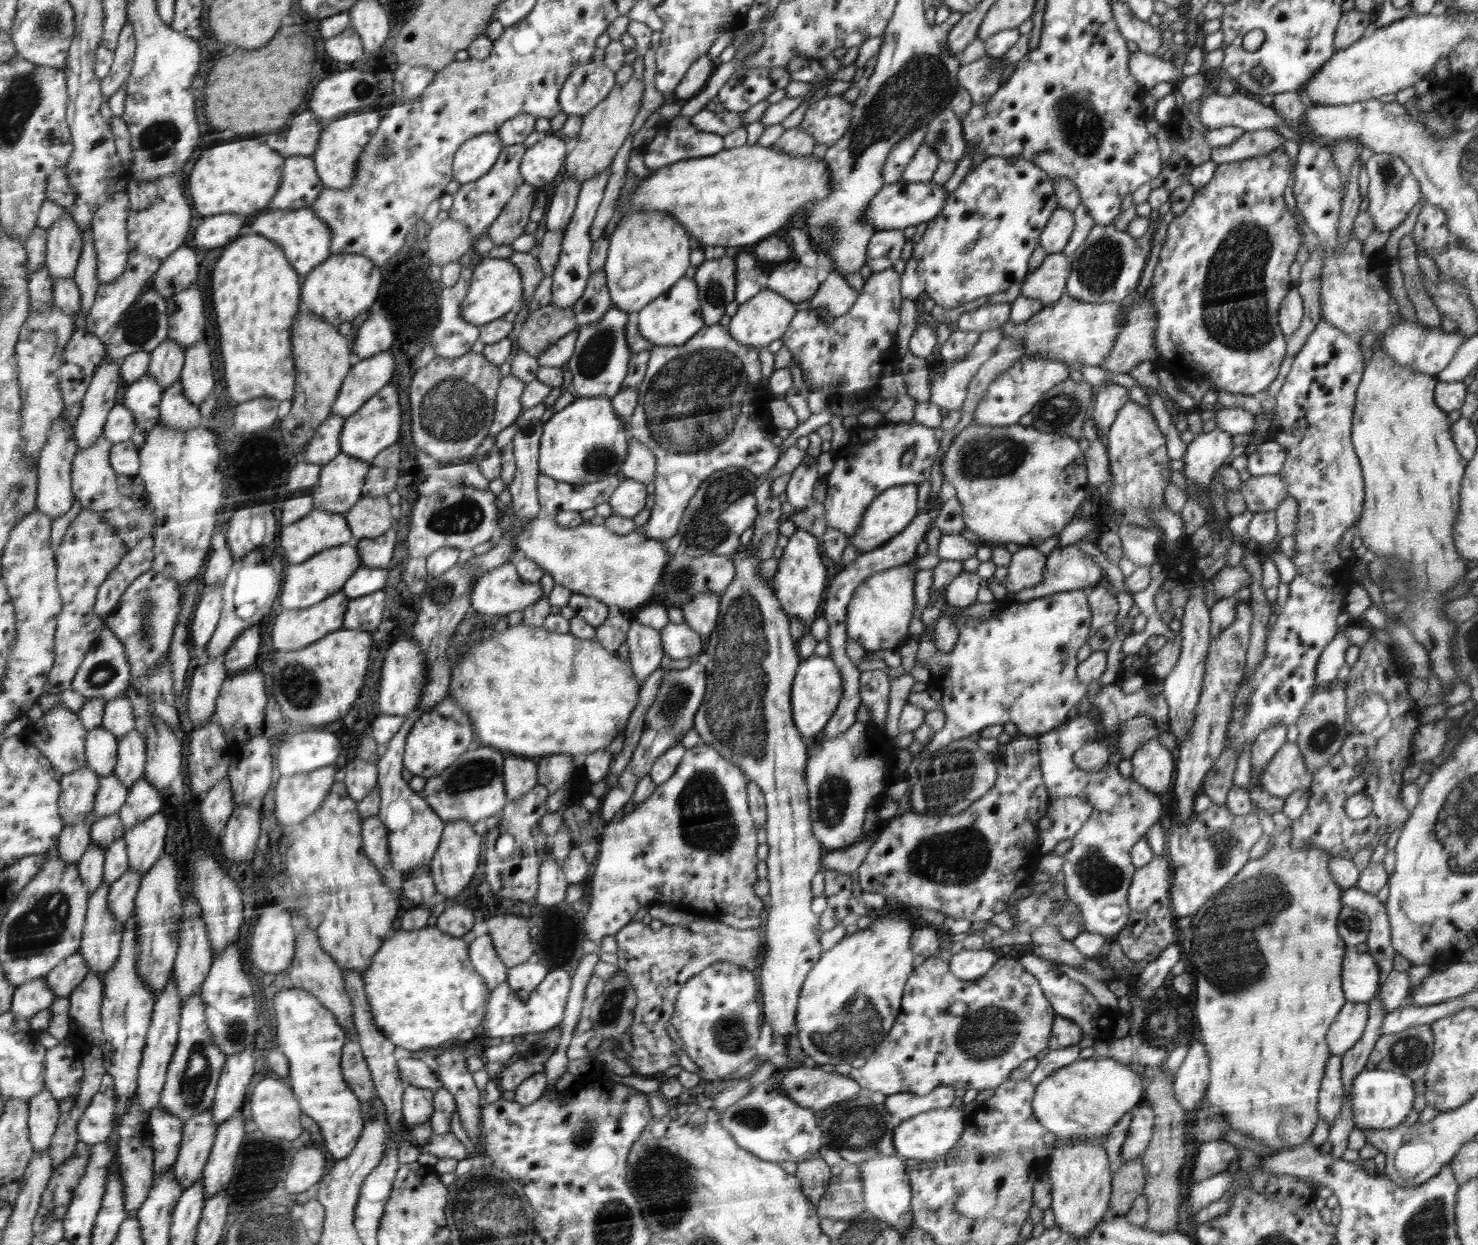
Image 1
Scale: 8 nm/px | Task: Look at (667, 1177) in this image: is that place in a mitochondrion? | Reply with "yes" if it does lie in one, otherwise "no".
yes

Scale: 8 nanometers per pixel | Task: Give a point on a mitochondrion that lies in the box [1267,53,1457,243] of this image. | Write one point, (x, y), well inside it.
(1388, 174)

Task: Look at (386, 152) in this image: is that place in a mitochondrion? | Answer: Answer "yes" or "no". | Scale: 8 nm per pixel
yes

